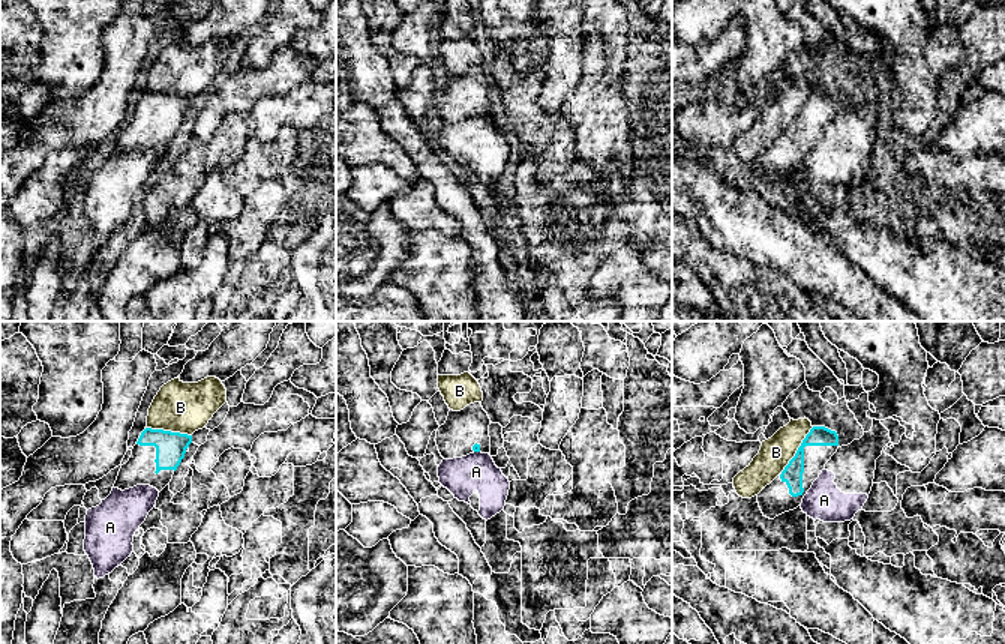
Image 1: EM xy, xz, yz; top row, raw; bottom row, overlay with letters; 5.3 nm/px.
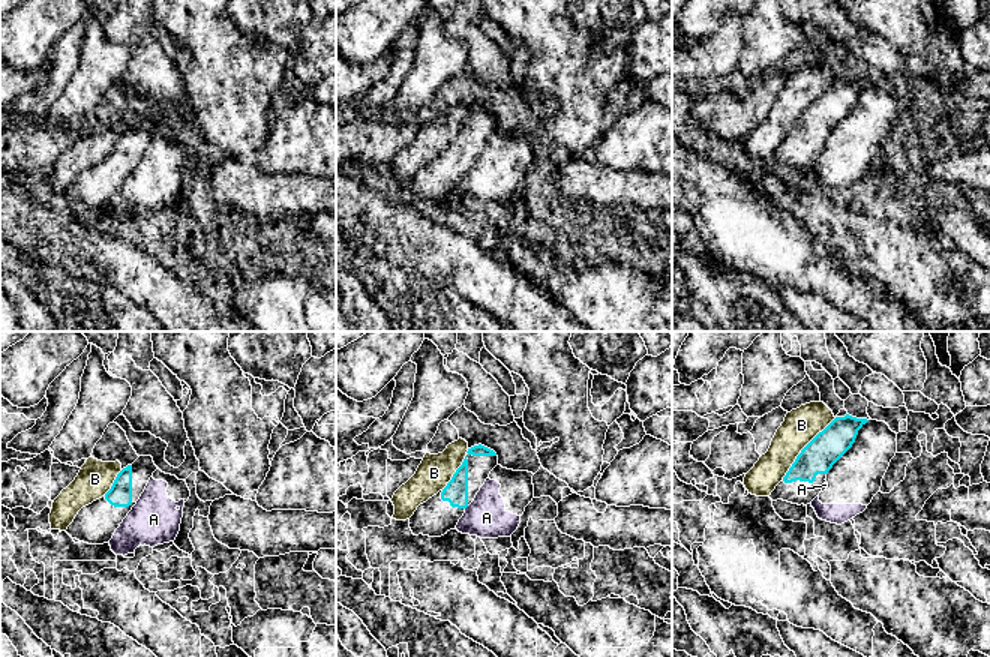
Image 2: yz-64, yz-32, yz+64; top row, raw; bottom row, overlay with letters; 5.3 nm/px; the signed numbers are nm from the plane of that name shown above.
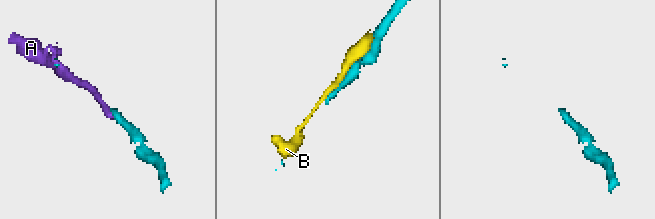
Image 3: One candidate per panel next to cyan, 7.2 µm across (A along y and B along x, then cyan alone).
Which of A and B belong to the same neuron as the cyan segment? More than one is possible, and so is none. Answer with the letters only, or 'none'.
none

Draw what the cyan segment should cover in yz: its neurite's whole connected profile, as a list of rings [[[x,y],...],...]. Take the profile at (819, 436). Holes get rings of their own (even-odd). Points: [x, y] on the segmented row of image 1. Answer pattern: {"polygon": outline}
{"polygon": [[[813,426],[784,470],[758,494],[764,516],[776,516],[801,506],[804,495],[838,449],[838,435]]]}

